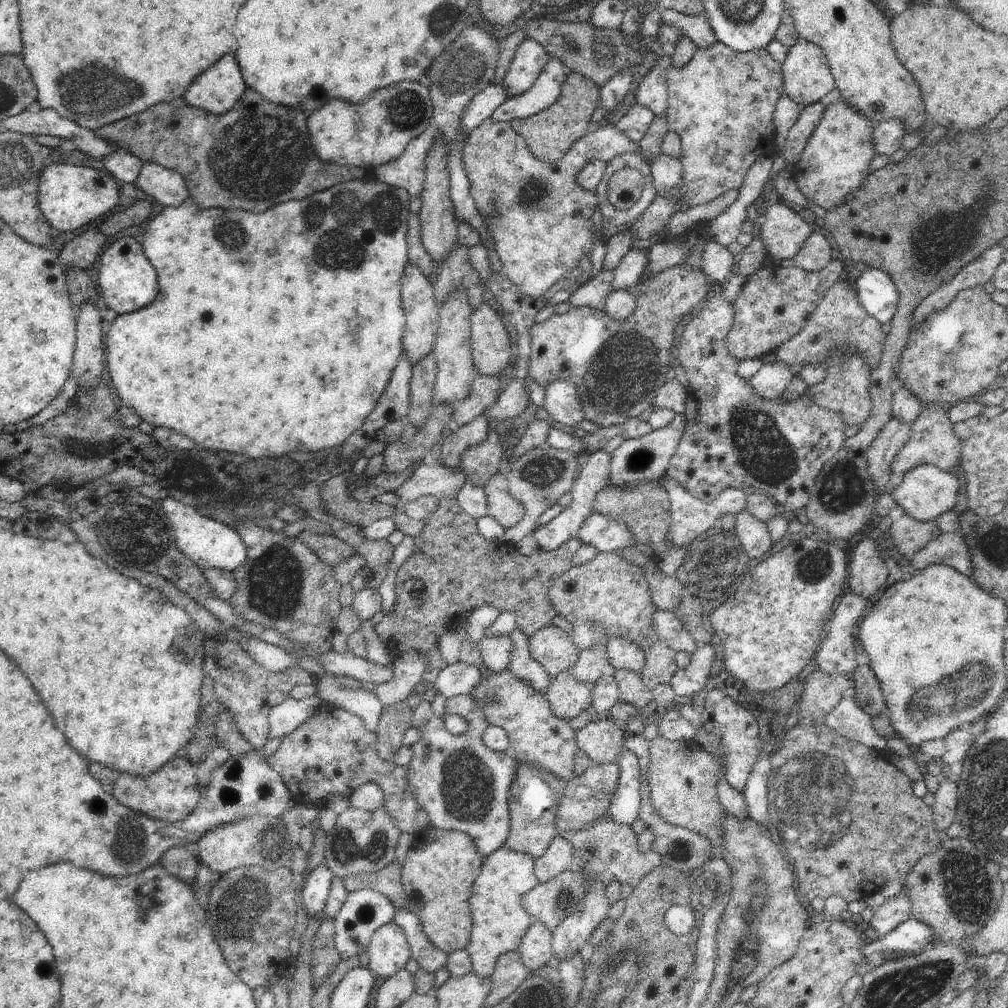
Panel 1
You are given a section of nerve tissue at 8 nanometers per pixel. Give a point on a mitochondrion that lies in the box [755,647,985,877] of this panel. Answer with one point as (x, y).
(812, 798)

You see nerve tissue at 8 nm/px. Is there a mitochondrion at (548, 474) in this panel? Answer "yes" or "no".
yes

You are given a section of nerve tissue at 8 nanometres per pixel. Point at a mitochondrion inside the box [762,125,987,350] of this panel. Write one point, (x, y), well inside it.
(936, 244)

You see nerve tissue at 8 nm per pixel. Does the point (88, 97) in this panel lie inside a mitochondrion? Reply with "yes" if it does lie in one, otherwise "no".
yes

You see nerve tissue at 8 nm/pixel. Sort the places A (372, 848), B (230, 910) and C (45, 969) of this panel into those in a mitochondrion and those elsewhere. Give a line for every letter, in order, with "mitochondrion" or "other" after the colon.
A: mitochondrion
B: mitochondrion
C: other

